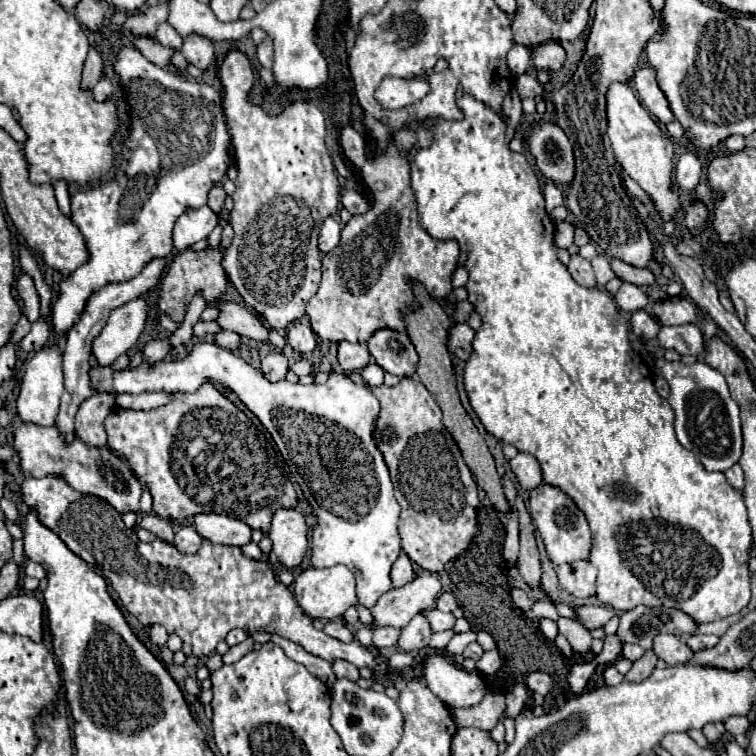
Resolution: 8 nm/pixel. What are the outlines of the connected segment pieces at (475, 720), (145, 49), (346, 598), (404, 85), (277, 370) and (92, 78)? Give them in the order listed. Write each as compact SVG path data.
M487 694L477 708L451 708L453 722L457 726L475 726L481 730L491 730L505 708L503 694Z
M145 36L135 38L133 44L137 46L137 50L139 50L149 62L153 62L153 64L157 64L157 66L161 66L161 68L177 74L177 68L173 68L171 62L169 62L169 58L171 58L171 54L173 54L171 48L165 48L165 46L161 46L155 38L145 38Z
M333 566L333 568L309 568L303 570L295 580L293 580L293 596L303 614L309 618L321 618L321 620L335 620L345 614L349 606L357 604L355 598L355 578L353 572L345 566Z
M385 78L381 82L381 86L377 88L375 96L383 108L397 110L397 108L409 106L411 102L421 100L421 96L425 96L425 92L429 92L429 86L421 78L417 78L417 80Z
M271 352L271 354L267 354L267 356L261 360L261 372L263 372L269 380L273 380L273 382L283 380L285 374L287 374L287 370L289 370L287 358L285 358L283 354L279 354L279 352Z
M95 44L95 46L89 50L87 62L85 62L83 82L81 82L83 88L93 88L93 86L97 84L97 80L99 80L101 74L103 74L103 64L105 64L105 56L103 56L103 52L97 50L97 44Z

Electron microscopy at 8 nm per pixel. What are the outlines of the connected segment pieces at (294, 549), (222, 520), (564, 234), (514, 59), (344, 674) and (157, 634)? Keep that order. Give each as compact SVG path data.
M279 508L273 514L269 538L273 542L273 552L285 568L299 566L307 552L305 516L295 508Z
M197 514L193 526L213 546L245 546L251 542L251 528L243 520L223 514Z
M566 221L557 224L557 230L555 230L555 244L559 248L569 248L573 244L573 226L567 224Z
M515 44L515 46L511 48L509 56L507 56L507 64L509 64L509 68L519 76L519 74L523 74L523 72L527 70L529 58L531 58L529 48L521 48L519 44Z
M335 660L333 662L333 672L335 672L337 678L347 678L351 682L359 680L359 670L353 664L349 664L347 660Z
M159 624L151 626L151 630L149 630L149 640L151 640L153 646L165 648L165 642L167 642L167 630L165 630L163 626L159 626Z

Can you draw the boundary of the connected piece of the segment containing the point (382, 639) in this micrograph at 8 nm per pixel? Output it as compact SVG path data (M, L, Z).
M391 626L375 628L373 630L373 646L375 648L391 648L391 646L397 646L399 634L401 634L401 630L399 628L391 628Z

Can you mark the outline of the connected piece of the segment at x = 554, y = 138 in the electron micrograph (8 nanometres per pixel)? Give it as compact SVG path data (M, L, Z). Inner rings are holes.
M557 124L535 126L529 136L529 148L545 178L555 184L573 180L573 148Z

